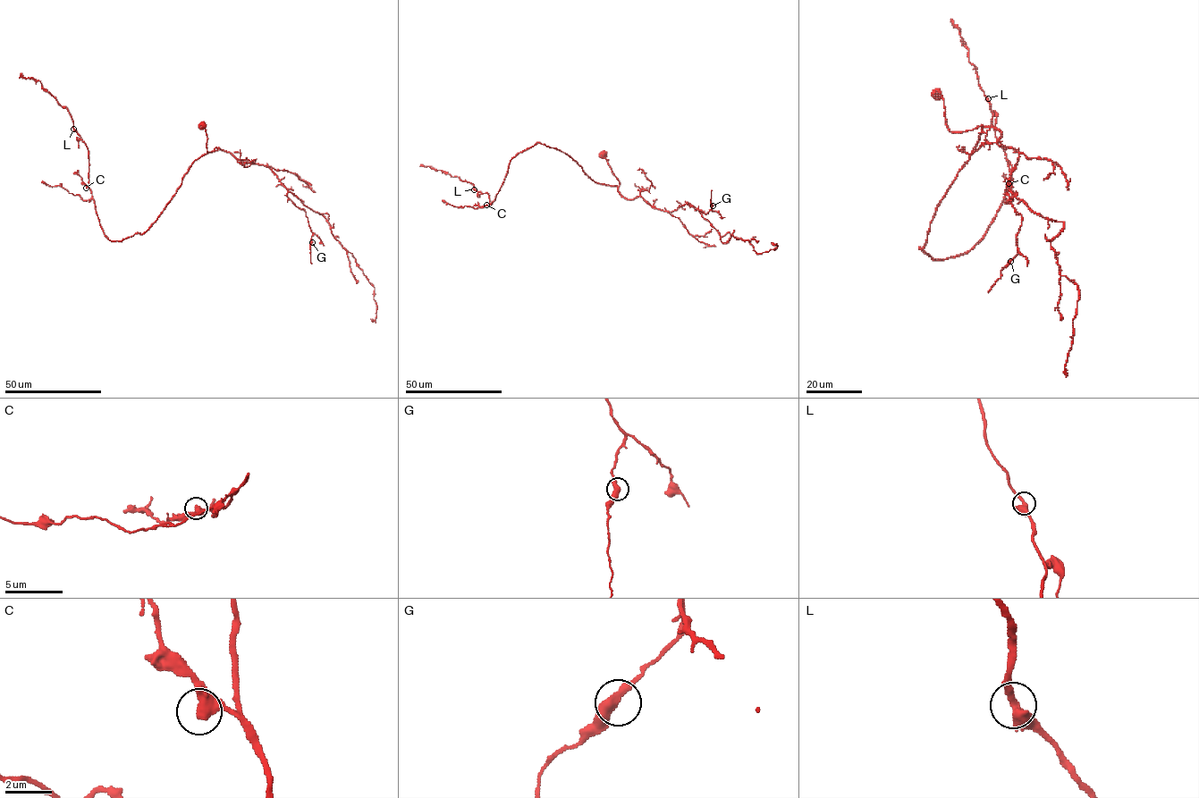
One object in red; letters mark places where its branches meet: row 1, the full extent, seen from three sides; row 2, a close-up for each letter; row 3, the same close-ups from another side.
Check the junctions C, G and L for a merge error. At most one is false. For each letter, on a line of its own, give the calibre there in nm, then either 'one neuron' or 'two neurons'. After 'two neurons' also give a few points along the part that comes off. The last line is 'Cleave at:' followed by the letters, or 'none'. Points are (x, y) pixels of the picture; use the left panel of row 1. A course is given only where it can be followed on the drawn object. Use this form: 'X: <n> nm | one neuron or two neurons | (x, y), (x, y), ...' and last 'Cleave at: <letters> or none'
C: 460 nm | one neuron
G: 440 nm | one neuron
L: 440 nm | two neurons | (73, 129), (68, 111), (43, 88), (39, 81), (25, 79), (21, 73)
Cleave at: L

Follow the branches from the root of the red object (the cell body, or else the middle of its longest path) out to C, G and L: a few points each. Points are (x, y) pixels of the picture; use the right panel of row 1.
C: (938, 93), (951, 131), (983, 125), (920, 248), (933, 259), (968, 252), (986, 230), (1009, 183)
G: (938, 93), (951, 131), (992, 126), (1000, 131), (999, 145), (1017, 151), (1007, 193), (1022, 220), (1010, 261)
L: (938, 93), (951, 131), (983, 125), (920, 248), (933, 259), (968, 252), (986, 230), (1010, 183), (988, 98)

